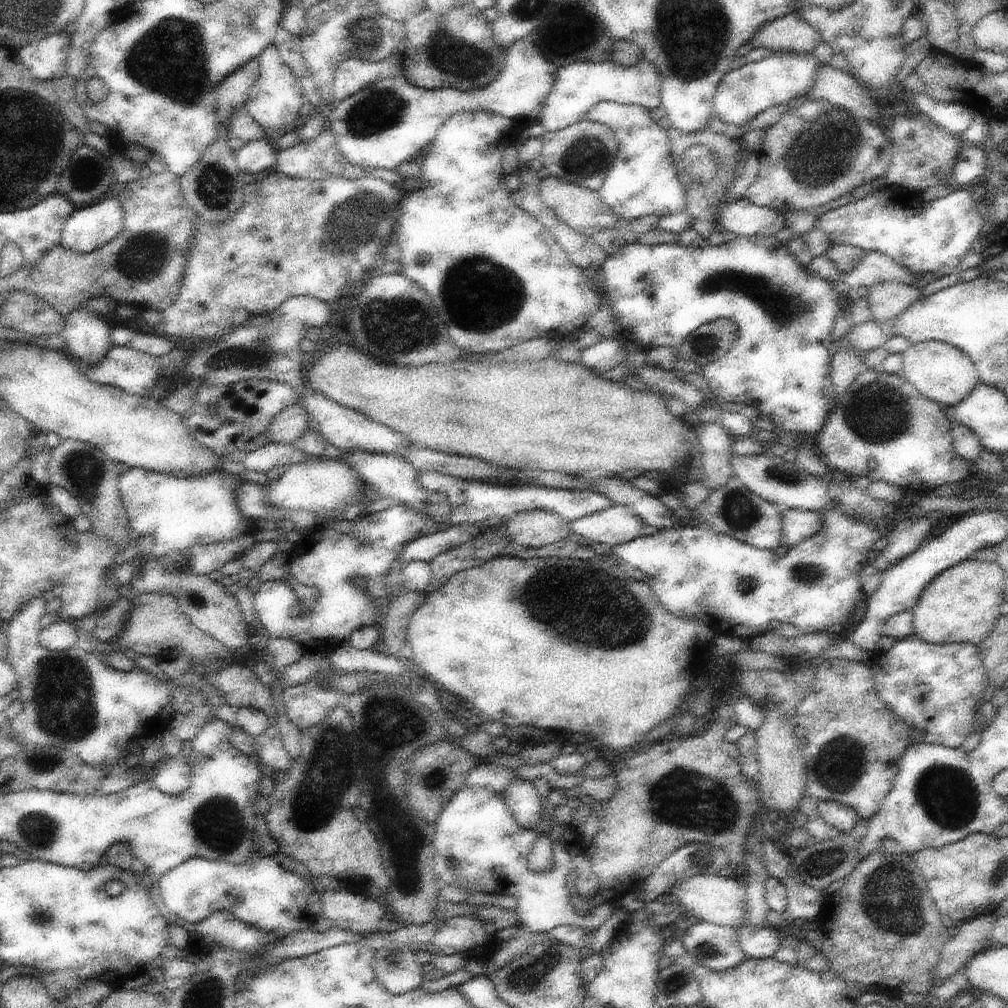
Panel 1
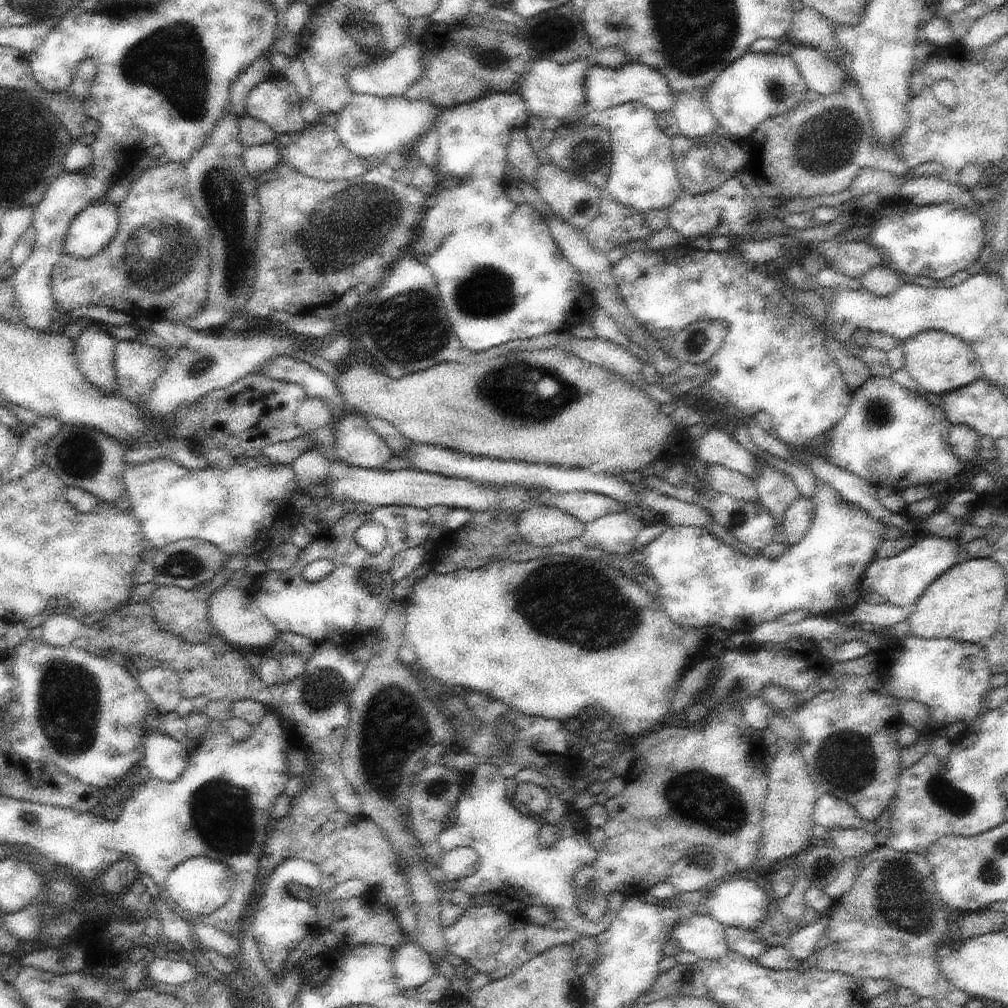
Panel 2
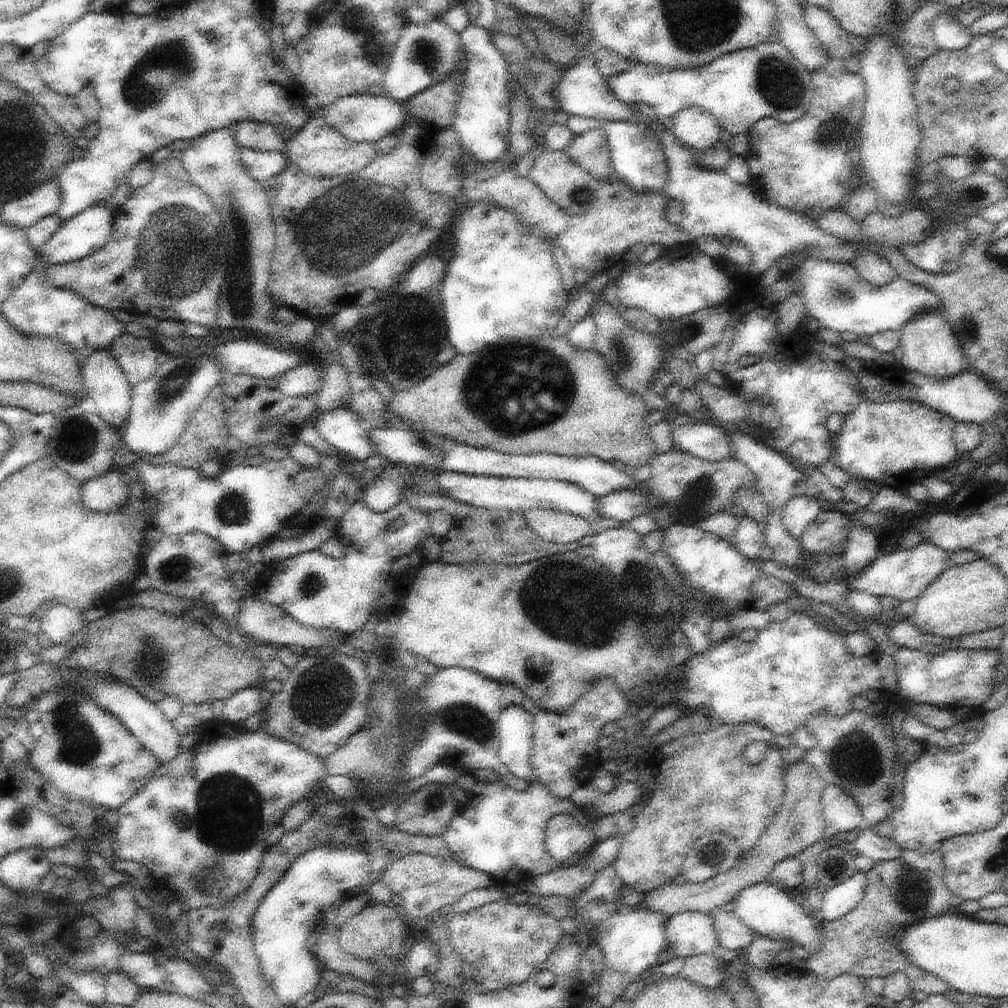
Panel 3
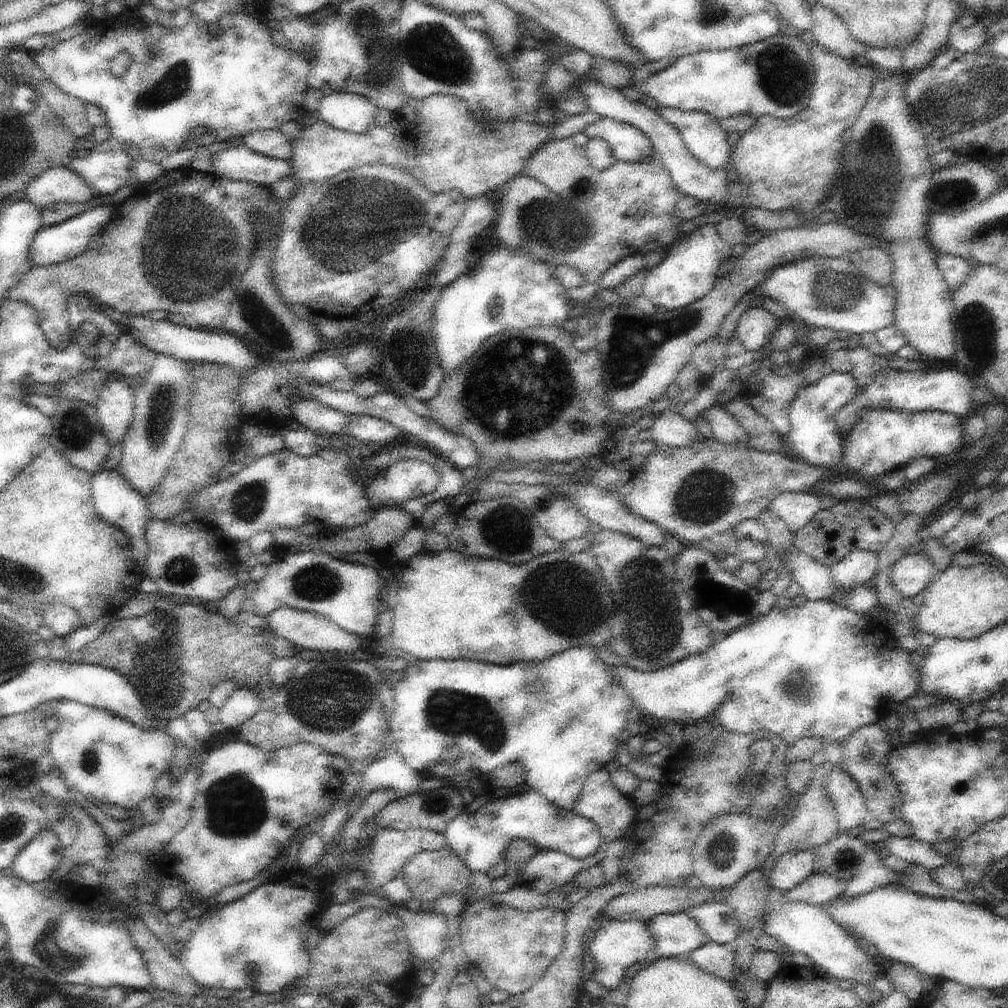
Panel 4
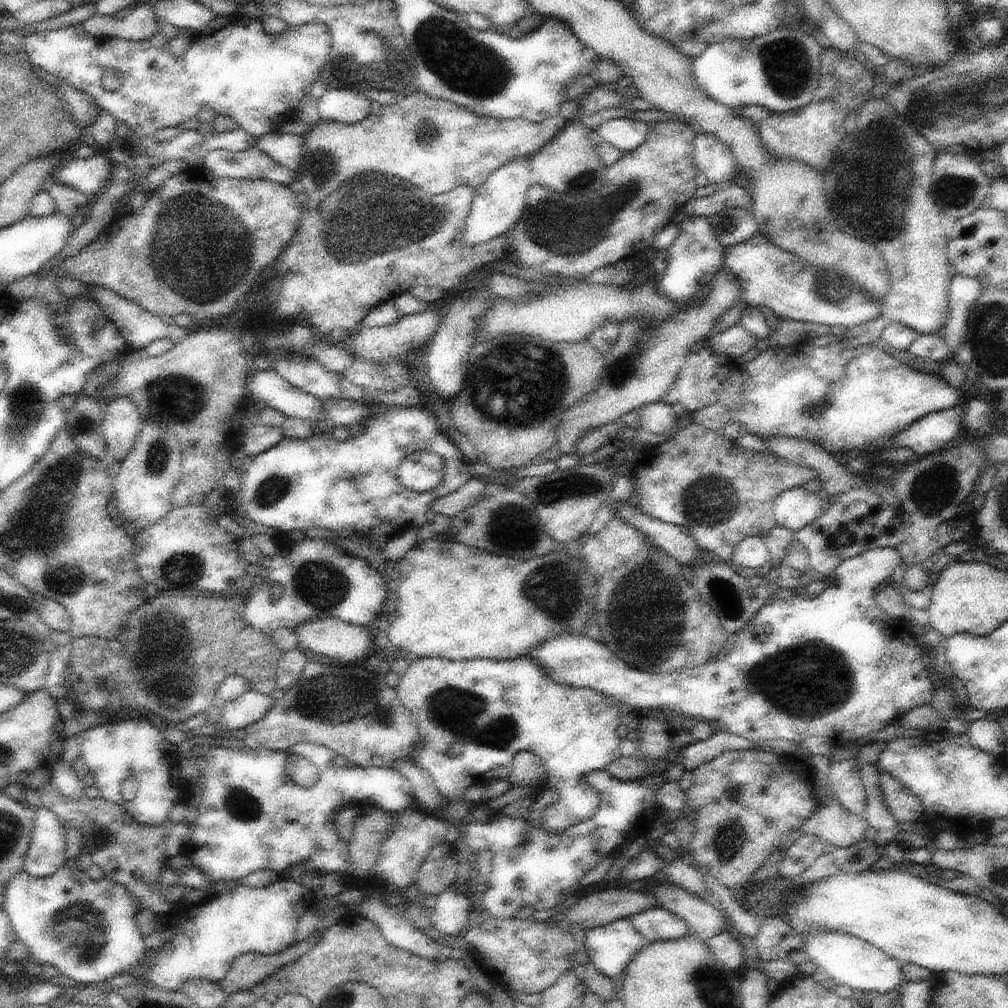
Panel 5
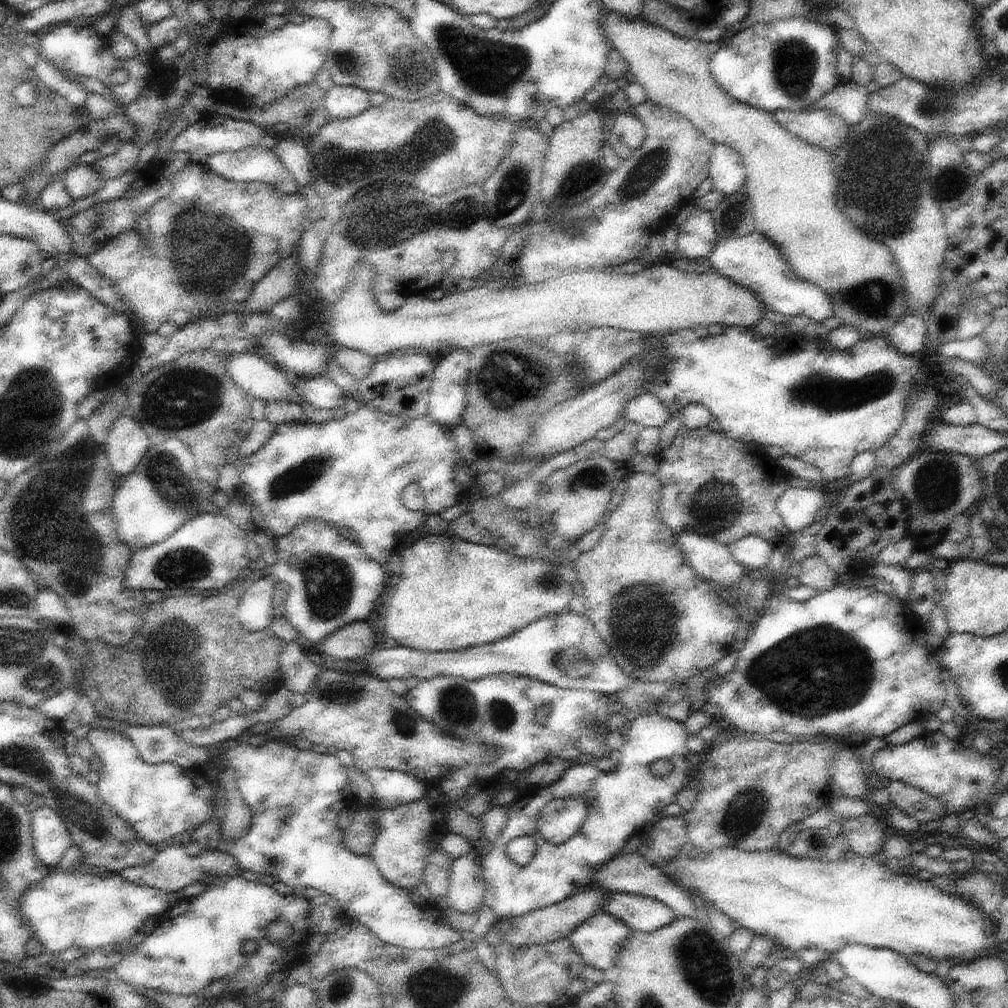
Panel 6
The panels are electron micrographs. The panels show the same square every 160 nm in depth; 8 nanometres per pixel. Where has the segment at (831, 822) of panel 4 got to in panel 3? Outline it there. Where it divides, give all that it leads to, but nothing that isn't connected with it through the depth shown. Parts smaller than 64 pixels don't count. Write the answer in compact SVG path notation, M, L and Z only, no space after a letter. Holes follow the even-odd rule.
M802 759L786 766L784 784L786 784L786 792L782 798L782 806L774 814L774 820L770 822L758 843L747 856L742 857L739 864L702 884L684 882L679 886L676 882L670 882L646 893L646 898L639 903L639 906L646 906L648 910L654 910L654 912L662 912L666 917L674 917L687 911L709 914L720 906L728 907L740 890L752 884L767 881L772 870L782 860L798 857L806 848L826 838L828 829L822 810L822 794L829 785L824 778L821 778L818 772L805 759Z

